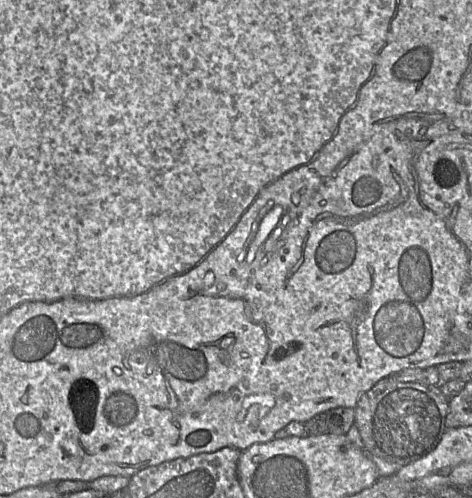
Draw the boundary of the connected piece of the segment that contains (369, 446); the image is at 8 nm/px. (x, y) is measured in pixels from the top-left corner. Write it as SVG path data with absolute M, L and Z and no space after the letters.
M389 376L364 392L355 407L354 424L363 442L363 450L372 459L378 457L401 469L432 451L443 436L449 400L439 385L400 382Z

